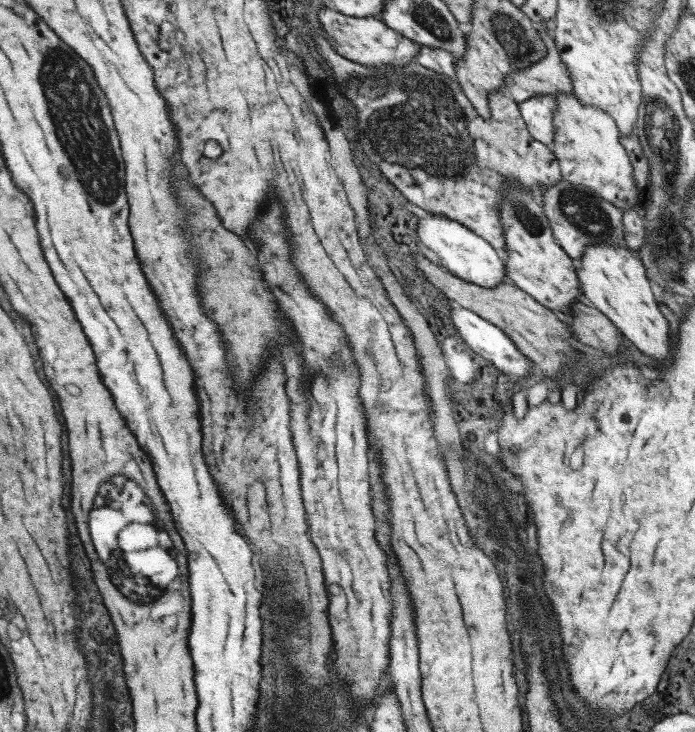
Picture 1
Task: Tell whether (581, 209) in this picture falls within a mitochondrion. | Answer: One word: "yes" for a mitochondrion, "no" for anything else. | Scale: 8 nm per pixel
yes

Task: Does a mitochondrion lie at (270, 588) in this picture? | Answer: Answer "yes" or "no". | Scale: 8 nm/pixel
no

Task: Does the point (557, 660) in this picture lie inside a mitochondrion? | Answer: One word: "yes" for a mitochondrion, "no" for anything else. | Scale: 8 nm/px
no

